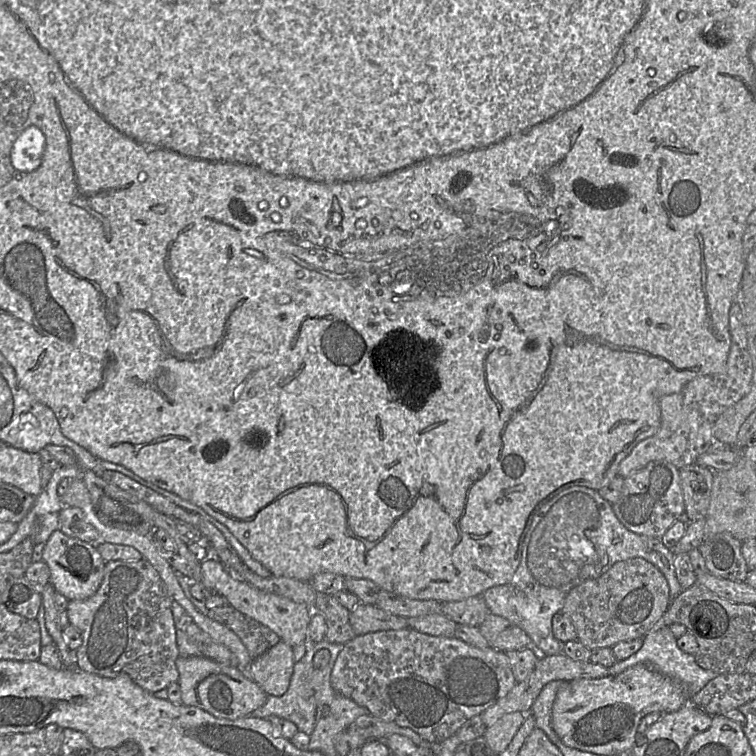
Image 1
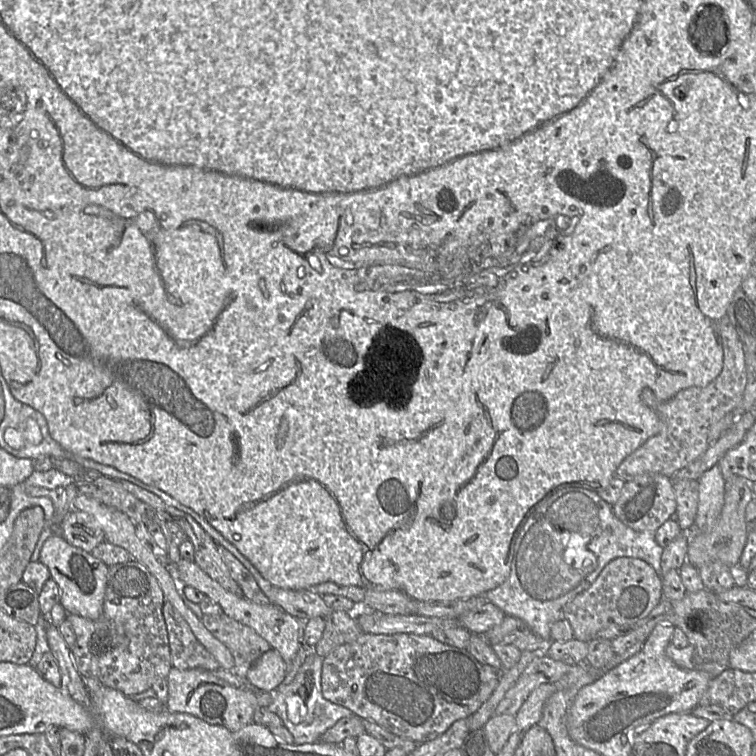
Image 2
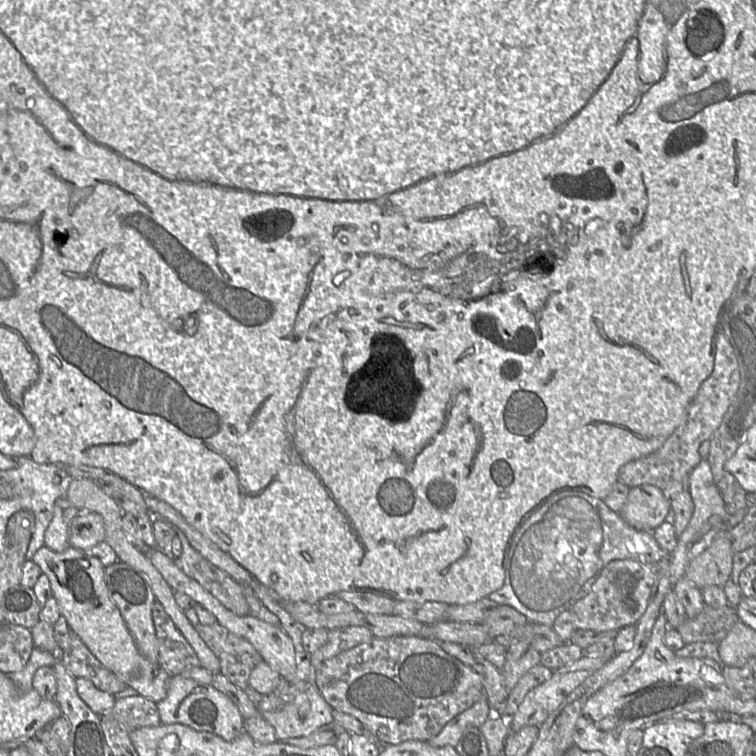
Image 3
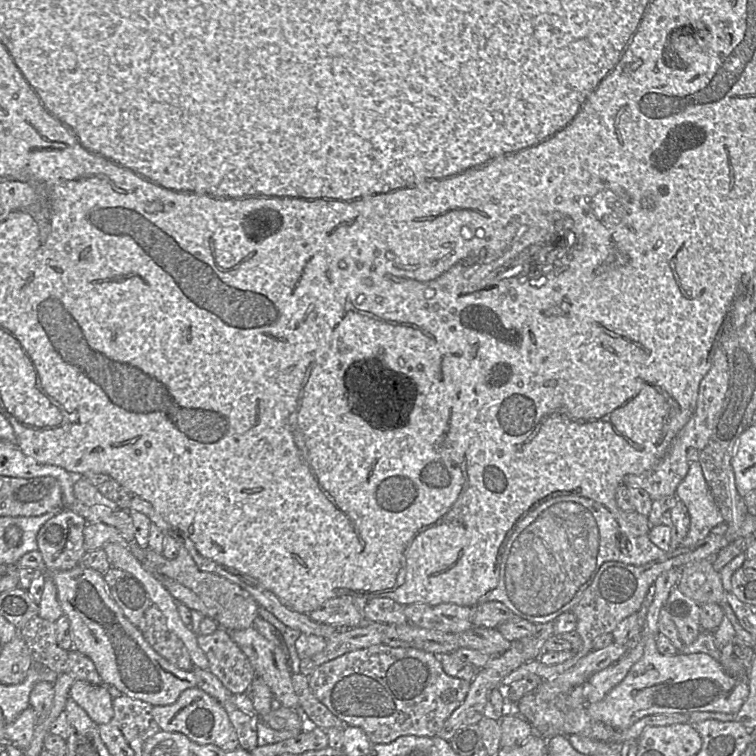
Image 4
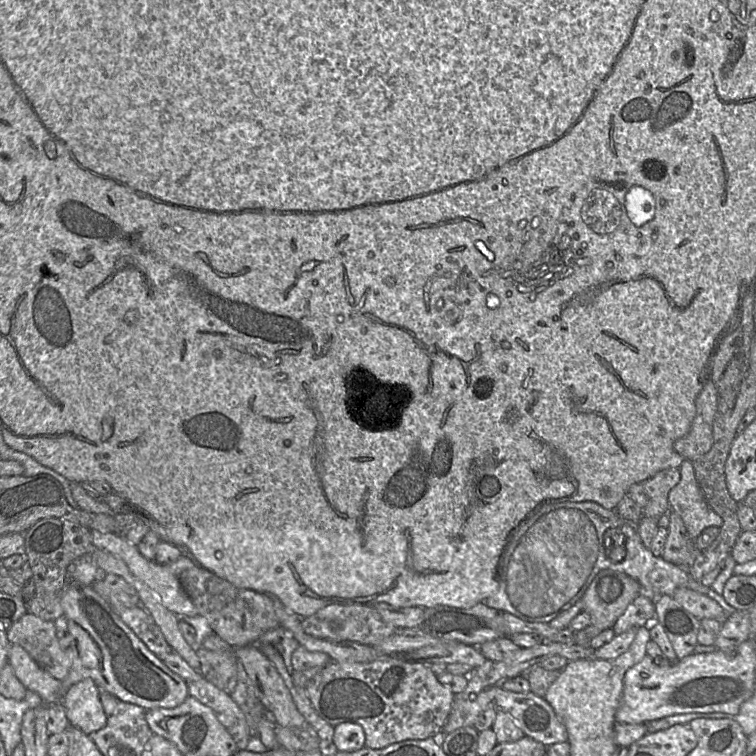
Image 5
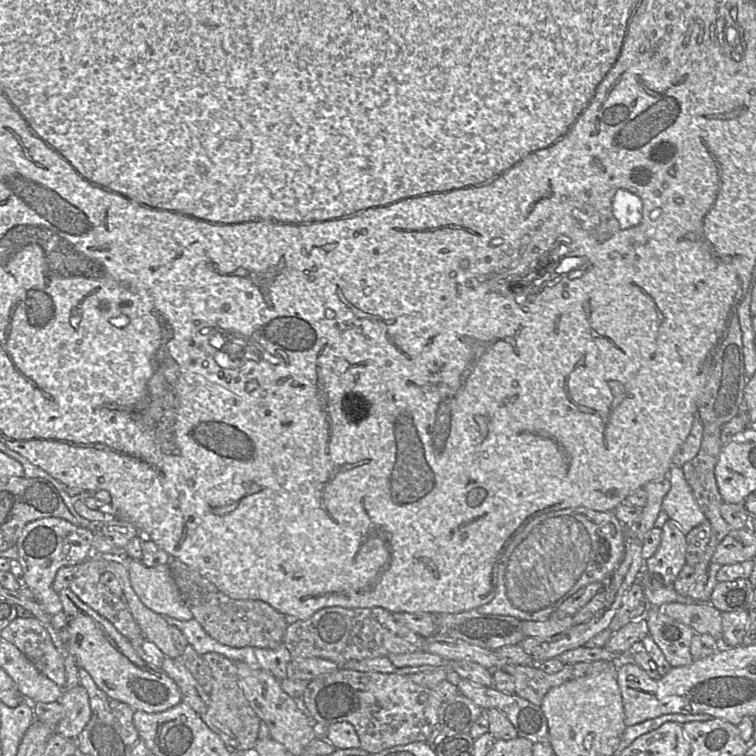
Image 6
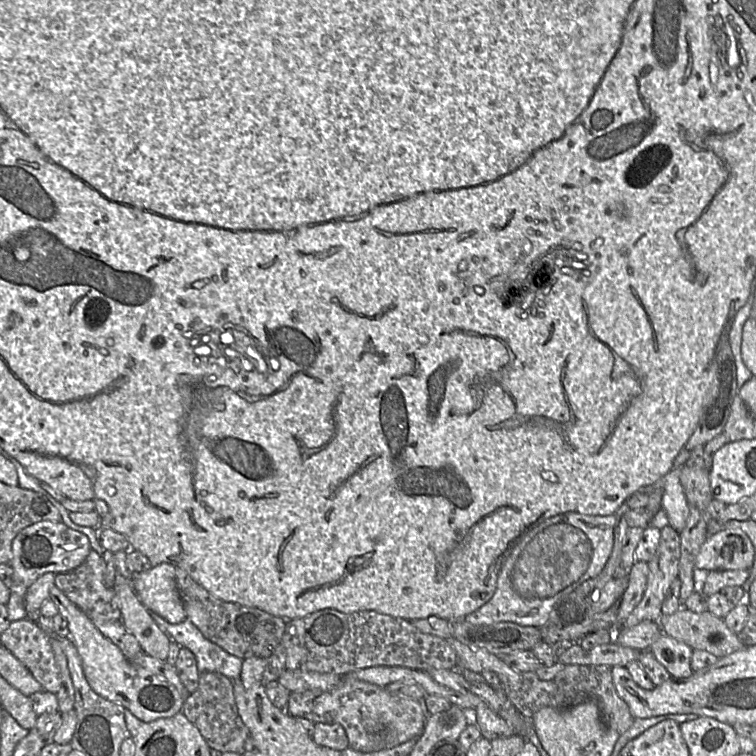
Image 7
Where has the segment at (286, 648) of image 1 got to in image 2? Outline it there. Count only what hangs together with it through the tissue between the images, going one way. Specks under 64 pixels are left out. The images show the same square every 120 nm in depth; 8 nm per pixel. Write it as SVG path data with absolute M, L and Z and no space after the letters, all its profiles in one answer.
M269 649L251 665L247 680L259 690L271 693L284 681L286 674L287 665L280 653Z

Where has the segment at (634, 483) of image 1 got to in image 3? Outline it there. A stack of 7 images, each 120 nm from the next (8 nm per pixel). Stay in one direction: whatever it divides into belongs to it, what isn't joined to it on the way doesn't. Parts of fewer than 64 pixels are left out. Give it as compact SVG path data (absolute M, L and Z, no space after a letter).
M642 484L629 489L626 503L618 513L629 526L652 532L665 521L671 509L670 502L661 489Z

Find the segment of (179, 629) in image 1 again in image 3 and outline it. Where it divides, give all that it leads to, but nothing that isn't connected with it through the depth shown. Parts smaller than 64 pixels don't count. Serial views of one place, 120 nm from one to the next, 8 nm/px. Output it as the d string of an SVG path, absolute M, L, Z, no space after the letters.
M158 601L152 606L152 619L159 645L158 664L166 672L175 676L201 667L194 649Z

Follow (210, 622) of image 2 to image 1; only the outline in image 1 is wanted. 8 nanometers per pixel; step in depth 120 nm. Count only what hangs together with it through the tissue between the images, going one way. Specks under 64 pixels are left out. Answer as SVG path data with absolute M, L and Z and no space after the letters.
M227 603L208 610L206 615L232 630L240 638L252 660L281 640L270 628L242 614Z

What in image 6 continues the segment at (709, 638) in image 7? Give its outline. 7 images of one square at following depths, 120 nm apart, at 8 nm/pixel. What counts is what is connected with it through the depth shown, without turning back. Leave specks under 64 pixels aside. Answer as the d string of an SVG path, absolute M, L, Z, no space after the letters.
M671 602L662 607L669 617L691 627L695 634L709 634L722 640L722 613L709 603Z

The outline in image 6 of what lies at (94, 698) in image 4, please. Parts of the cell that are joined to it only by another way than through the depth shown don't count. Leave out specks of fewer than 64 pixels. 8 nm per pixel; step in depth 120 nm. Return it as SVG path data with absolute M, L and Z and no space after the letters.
M80 684L70 690L63 690L59 702L65 715L57 724L56 733L65 738L76 739L91 718L87 690Z

